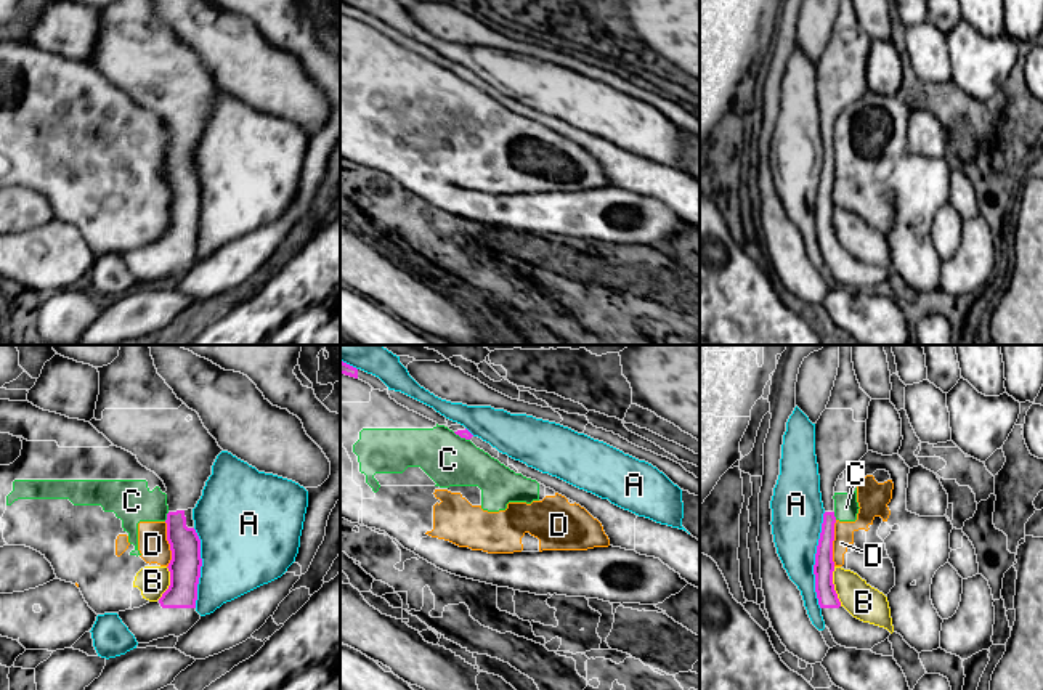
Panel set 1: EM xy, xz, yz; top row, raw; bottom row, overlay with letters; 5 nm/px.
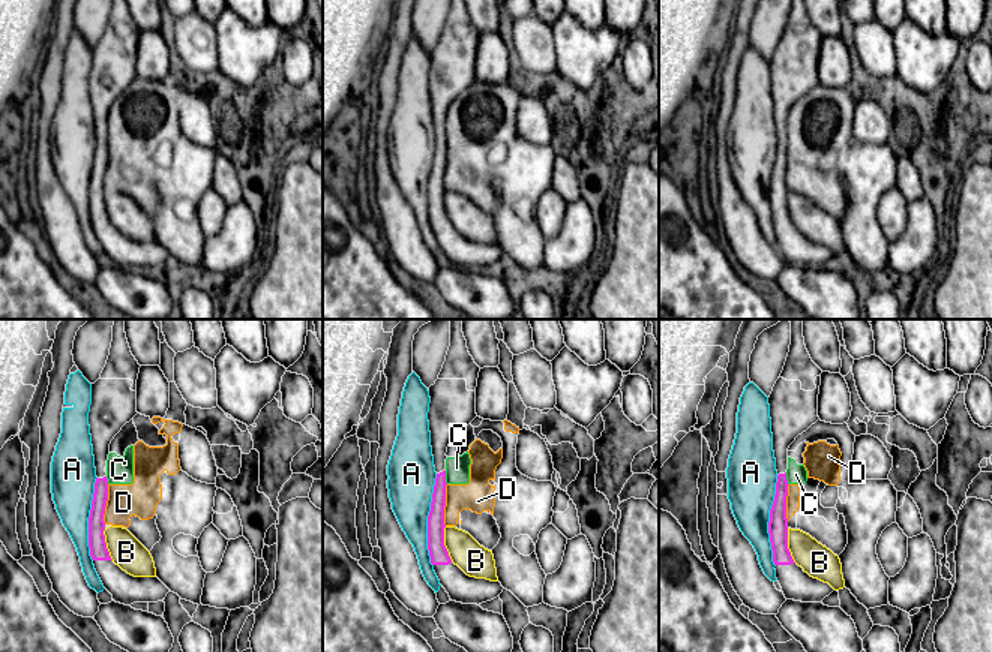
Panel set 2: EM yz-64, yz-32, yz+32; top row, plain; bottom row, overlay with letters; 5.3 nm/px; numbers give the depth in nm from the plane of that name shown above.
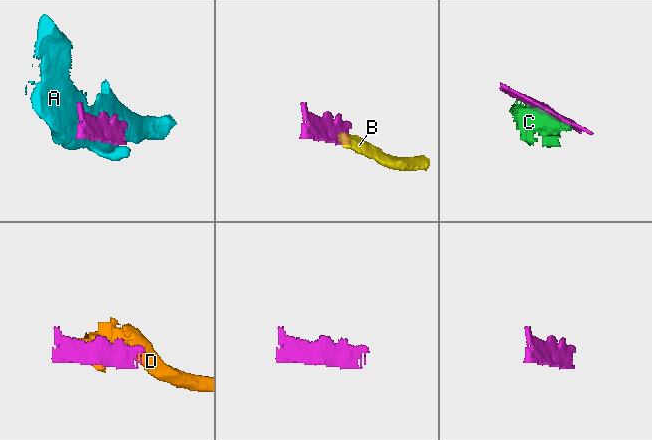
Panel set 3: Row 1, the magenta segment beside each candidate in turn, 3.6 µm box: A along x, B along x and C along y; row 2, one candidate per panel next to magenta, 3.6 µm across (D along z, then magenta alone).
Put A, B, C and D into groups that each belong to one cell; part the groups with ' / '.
A / B C D

